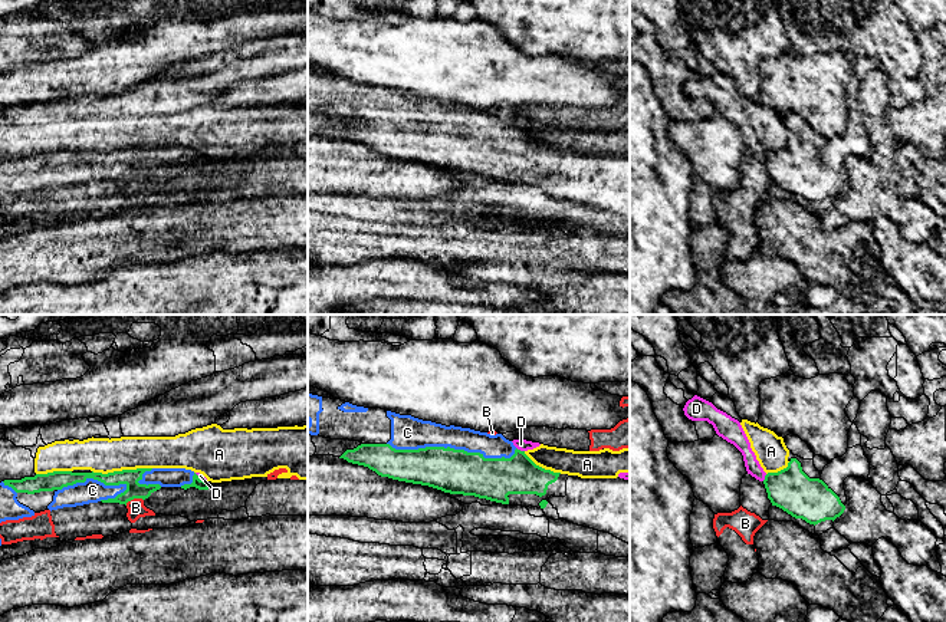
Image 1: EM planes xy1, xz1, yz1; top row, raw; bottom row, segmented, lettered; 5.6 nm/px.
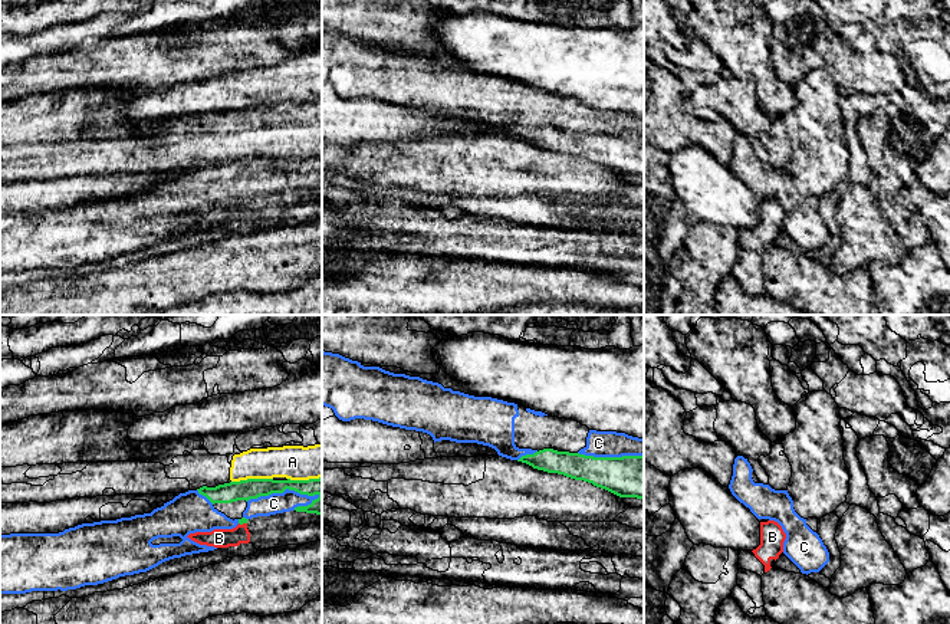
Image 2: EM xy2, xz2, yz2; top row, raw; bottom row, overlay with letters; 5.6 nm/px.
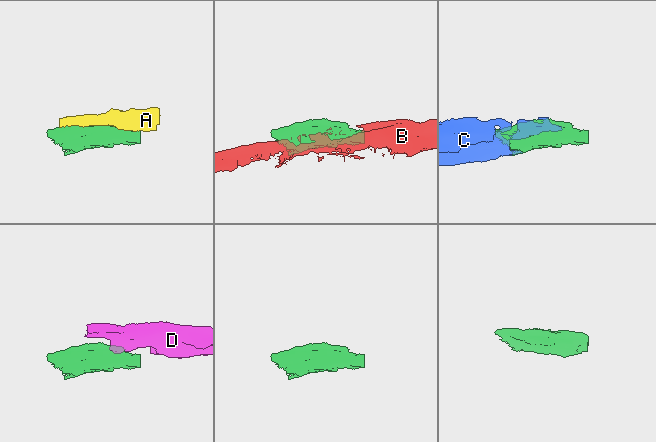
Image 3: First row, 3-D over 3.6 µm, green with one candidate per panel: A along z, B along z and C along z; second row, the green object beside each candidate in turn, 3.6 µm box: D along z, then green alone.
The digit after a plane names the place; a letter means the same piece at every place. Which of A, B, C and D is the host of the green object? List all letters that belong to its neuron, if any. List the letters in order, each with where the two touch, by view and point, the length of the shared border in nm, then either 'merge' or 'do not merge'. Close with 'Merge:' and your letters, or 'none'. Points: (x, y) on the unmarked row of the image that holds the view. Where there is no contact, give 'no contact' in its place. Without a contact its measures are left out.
A: xy1 (122, 148) | 340 nm | do not merge
B: xy1 (134, 175) | 110 nm | do not merge
C: xz1 (453, 127) | 750 nm | merge
D: xz1 (519, 128) | 50 nm | do not merge
Merge: C

